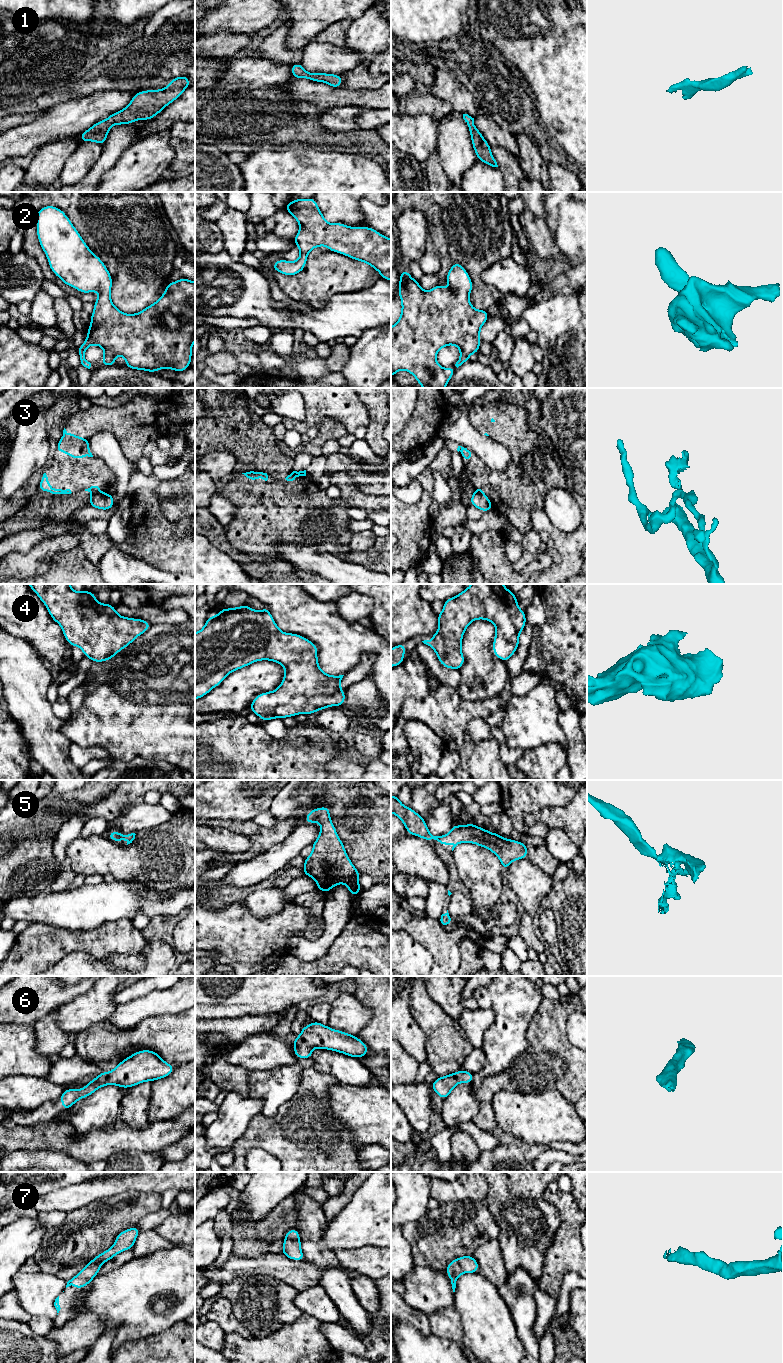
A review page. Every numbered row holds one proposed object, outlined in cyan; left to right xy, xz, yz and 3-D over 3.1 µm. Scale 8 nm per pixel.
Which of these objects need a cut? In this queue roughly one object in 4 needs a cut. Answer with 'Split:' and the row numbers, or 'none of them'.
Split: 3

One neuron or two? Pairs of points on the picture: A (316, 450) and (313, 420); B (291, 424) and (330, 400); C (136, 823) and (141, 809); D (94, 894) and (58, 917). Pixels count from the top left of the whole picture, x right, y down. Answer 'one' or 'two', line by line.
A: two
B: one
C: one
D: one

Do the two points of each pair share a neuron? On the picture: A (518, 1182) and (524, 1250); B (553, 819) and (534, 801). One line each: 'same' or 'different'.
A: same
B: different

